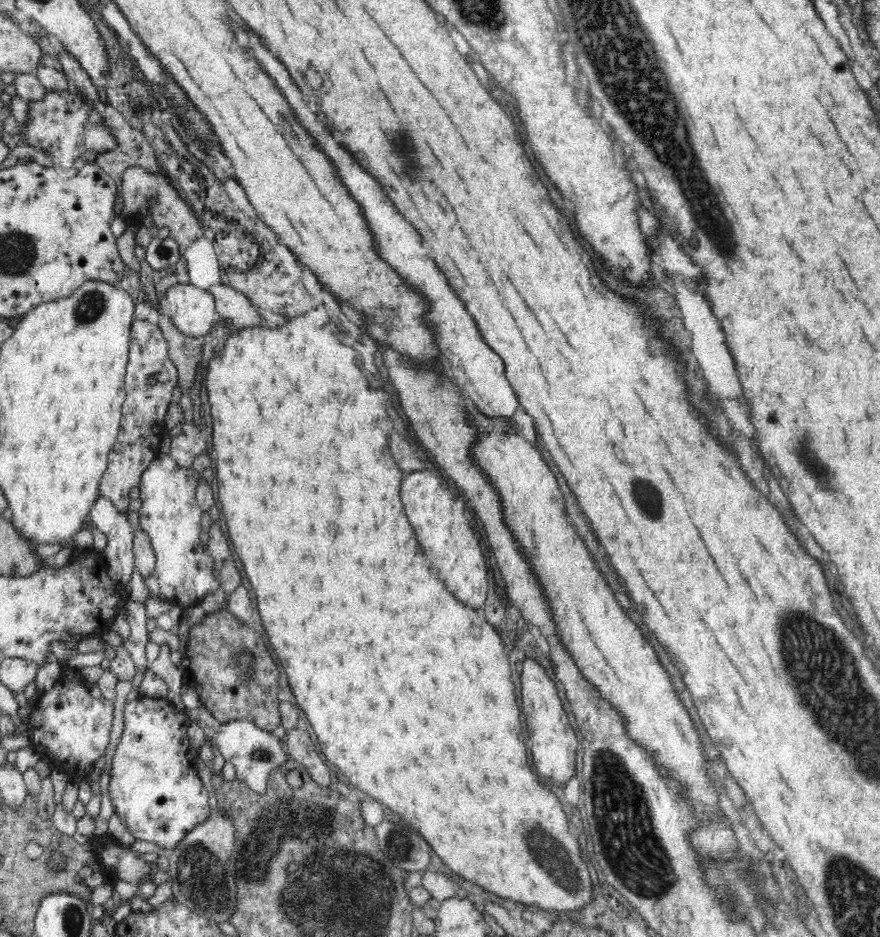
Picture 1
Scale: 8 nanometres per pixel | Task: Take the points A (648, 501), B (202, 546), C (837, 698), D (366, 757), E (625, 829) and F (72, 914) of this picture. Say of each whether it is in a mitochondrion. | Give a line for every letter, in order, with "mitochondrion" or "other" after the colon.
A: mitochondrion
B: other
C: mitochondrion
D: other
E: mitochondrion
F: mitochondrion

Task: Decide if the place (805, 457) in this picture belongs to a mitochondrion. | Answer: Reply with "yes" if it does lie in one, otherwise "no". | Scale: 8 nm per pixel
yes

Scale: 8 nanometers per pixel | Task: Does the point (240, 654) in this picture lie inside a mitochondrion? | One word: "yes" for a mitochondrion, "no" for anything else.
yes

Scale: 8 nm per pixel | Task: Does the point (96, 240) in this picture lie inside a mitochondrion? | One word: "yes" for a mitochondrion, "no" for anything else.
no

